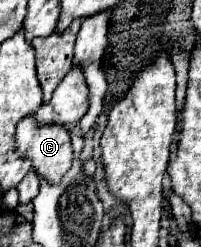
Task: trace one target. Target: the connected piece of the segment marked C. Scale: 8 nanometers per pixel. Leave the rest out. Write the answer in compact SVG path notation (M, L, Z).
M36 116L22 118L16 128L18 152L32 160L40 178L56 184L72 166L70 132L62 126L36 126Z

